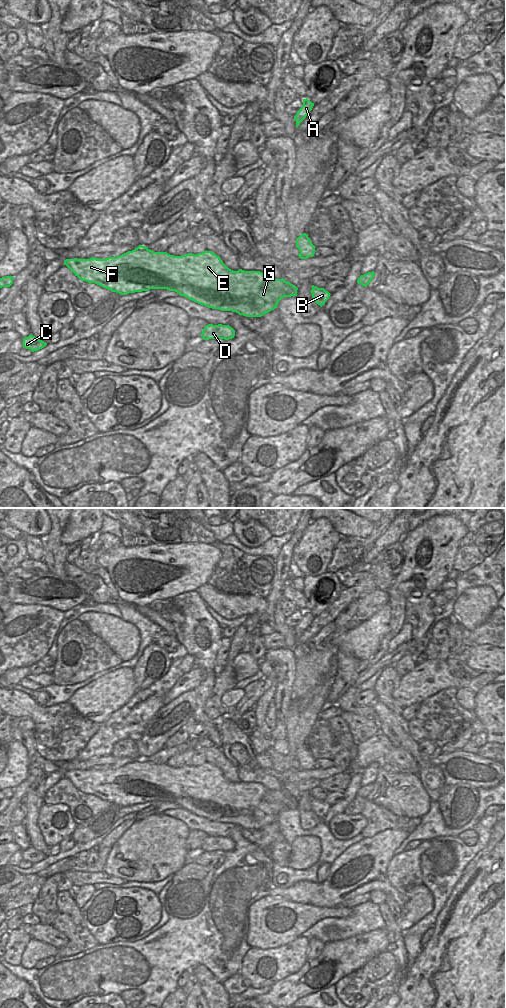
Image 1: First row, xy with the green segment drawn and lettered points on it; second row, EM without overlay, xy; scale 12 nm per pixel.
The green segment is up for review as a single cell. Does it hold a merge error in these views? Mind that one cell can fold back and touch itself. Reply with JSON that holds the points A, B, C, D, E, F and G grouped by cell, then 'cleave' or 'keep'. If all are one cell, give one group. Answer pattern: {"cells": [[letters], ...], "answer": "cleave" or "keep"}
{"cells": [["A", "B", "C", "D", "E", "F", "G"]], "answer": "keep"}

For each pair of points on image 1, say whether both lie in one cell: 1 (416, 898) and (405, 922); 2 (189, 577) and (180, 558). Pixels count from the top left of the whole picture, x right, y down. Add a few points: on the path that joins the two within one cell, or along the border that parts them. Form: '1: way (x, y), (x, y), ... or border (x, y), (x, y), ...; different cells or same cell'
1: way (416, 904), (409, 916); same cell
2: way (190, 572), (190, 566), (185, 563); same cell

